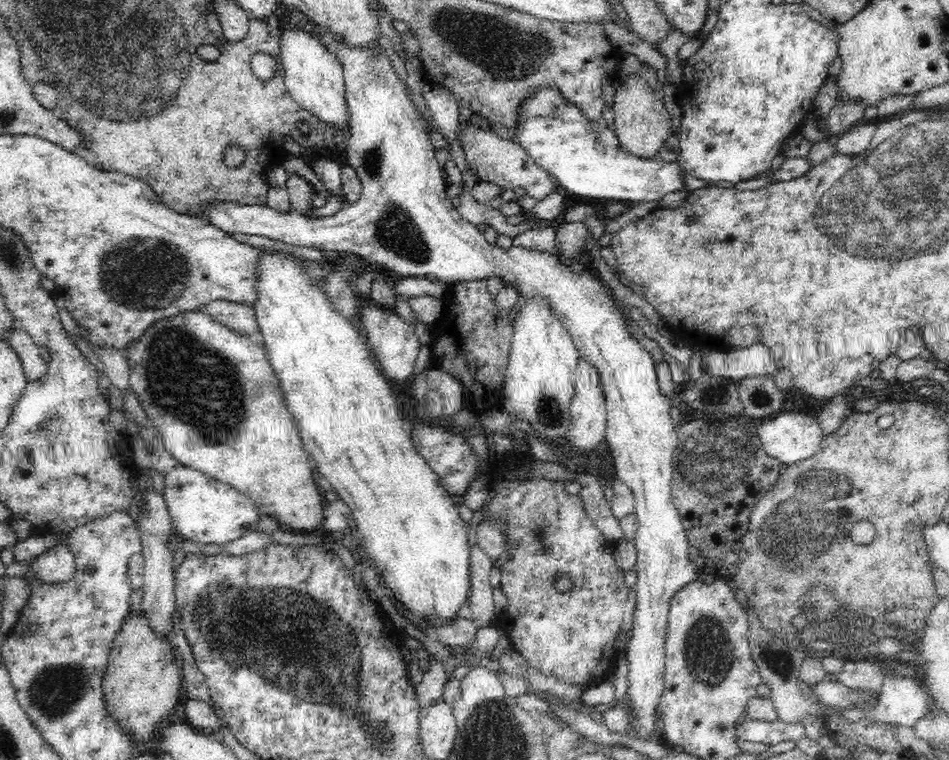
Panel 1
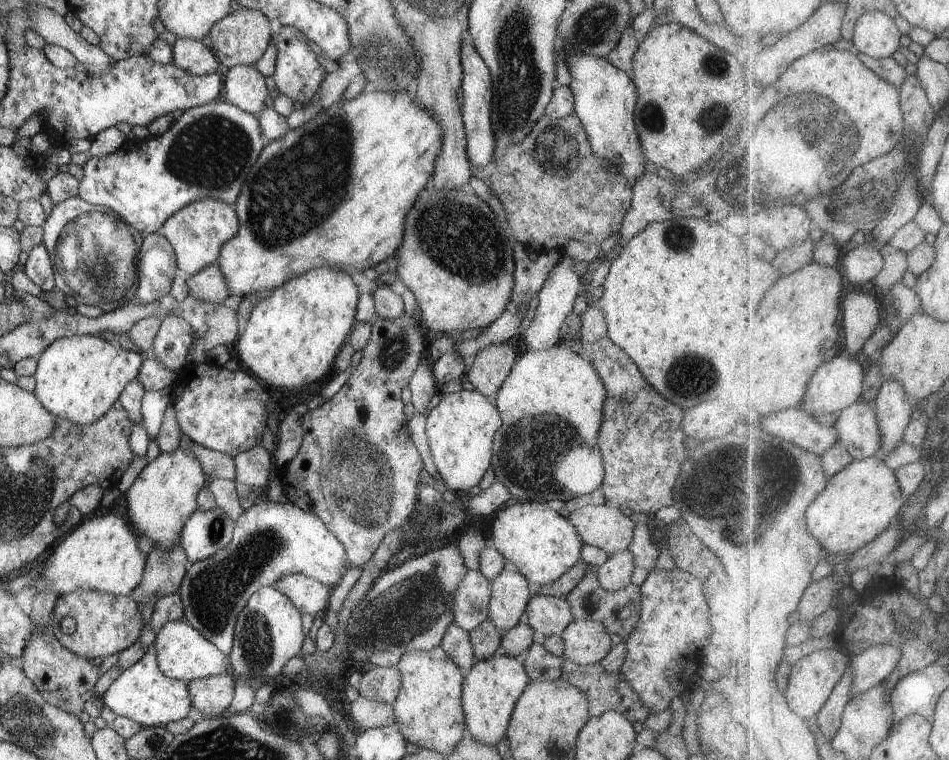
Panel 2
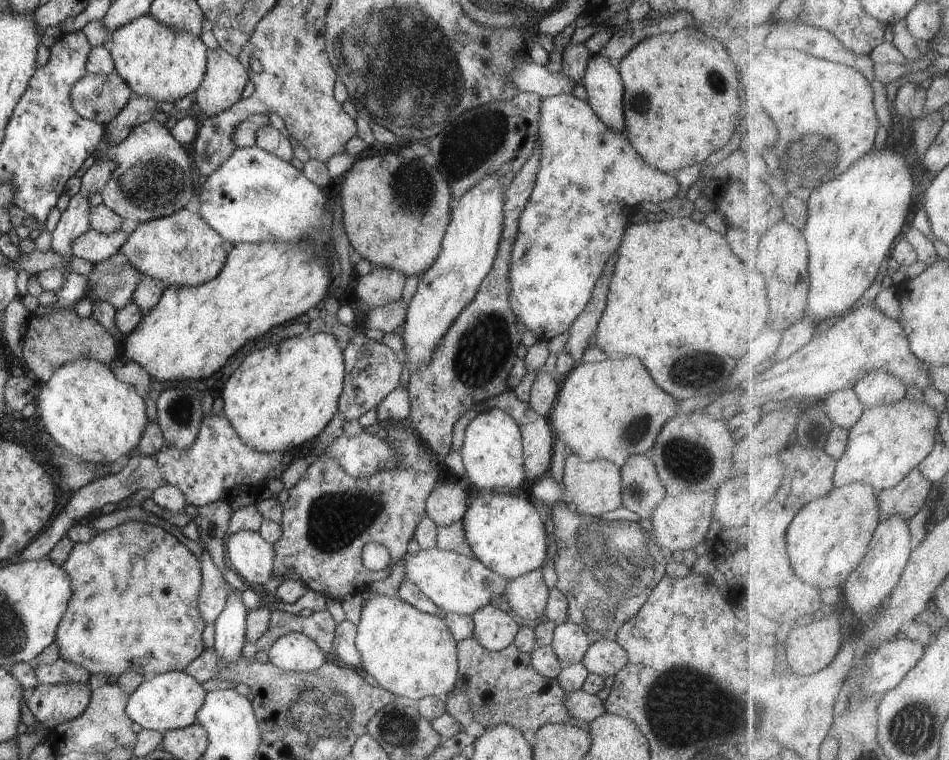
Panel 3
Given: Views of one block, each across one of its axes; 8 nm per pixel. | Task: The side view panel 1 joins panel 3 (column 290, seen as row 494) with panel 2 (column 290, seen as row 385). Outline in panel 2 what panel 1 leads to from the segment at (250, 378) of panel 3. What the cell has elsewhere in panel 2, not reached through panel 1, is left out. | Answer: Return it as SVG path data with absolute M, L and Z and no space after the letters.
M321 266L308 270L273 291L272 296L259 300L250 314L244 332L236 339L240 363L268 386L284 386L290 390L306 389L310 384L326 378L338 351L347 342L347 337L356 323L358 286L346 272L332 270L330 266Z

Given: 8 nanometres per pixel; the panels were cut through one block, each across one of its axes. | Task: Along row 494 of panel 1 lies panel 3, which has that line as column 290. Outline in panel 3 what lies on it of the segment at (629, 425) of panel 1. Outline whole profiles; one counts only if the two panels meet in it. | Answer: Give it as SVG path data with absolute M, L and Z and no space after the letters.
M290 633L276 639L267 652L269 661L284 671L309 673L321 667L326 655L302 633Z

